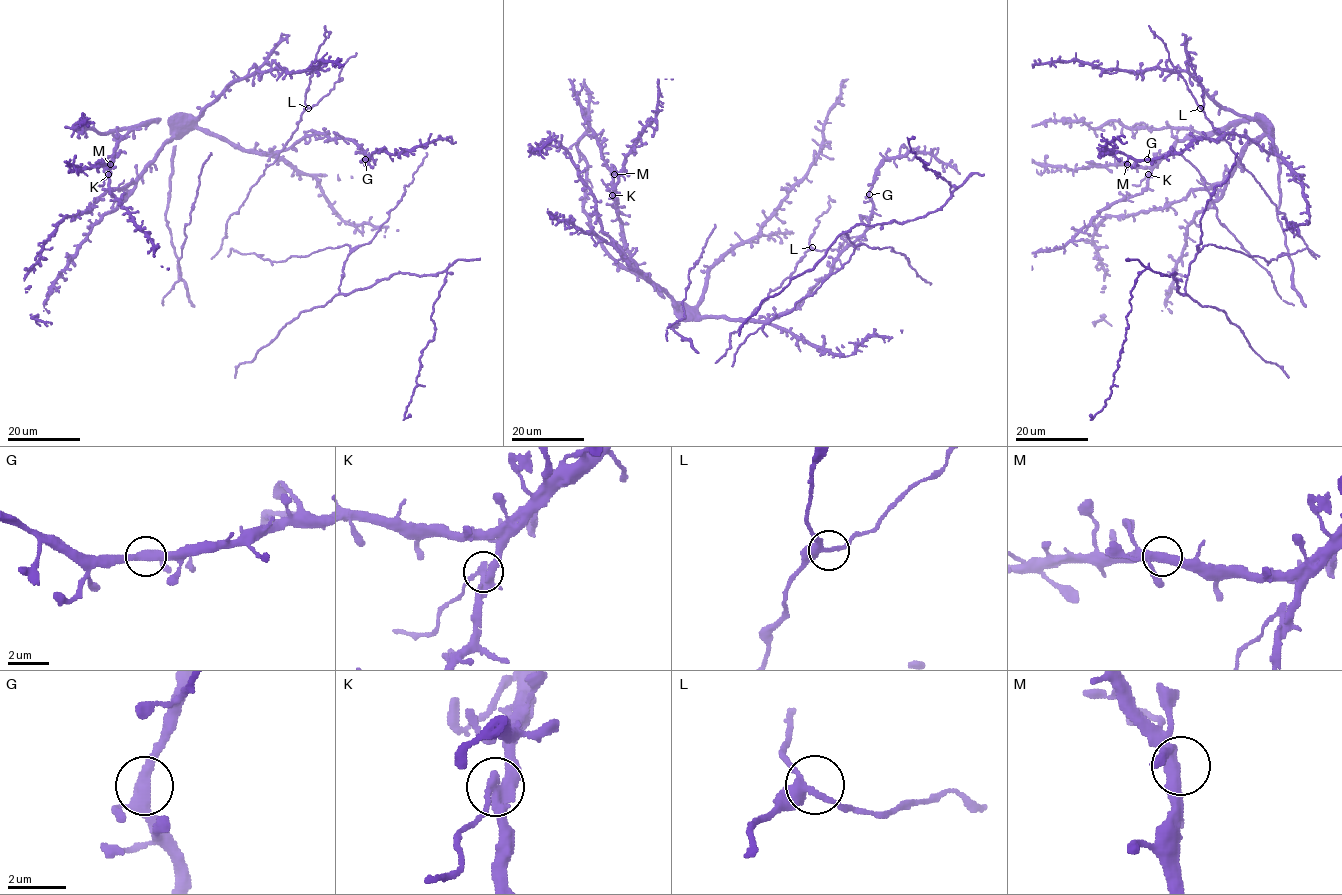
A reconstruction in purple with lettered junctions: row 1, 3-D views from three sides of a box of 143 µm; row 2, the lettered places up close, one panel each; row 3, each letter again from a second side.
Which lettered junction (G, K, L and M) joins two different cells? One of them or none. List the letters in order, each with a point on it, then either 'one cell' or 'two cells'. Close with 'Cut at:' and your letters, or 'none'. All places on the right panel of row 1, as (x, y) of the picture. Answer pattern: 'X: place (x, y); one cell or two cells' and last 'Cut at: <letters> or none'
G: place (1147, 159); one cell
K: place (1148, 174); two cells
L: place (1200, 108); one cell
M: place (1127, 164); one cell
Cut at: K

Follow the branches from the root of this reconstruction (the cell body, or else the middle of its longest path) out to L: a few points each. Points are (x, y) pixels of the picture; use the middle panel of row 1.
L: (729, 336), (746, 321), (771, 291), (781, 285), (794, 271), (804, 253), (812, 247)

